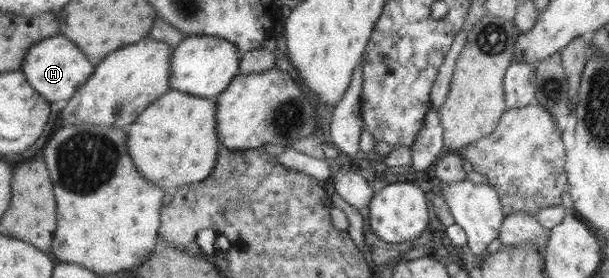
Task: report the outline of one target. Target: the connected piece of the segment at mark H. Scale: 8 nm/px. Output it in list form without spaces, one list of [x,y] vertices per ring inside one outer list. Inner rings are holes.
[[[61,34],[44,38],[34,46],[30,46],[28,52],[23,56],[21,65],[20,72],[28,79],[28,84],[51,103],[69,101],[86,80],[91,78],[92,72],[96,70],[85,54],[76,47],[76,44]]]

